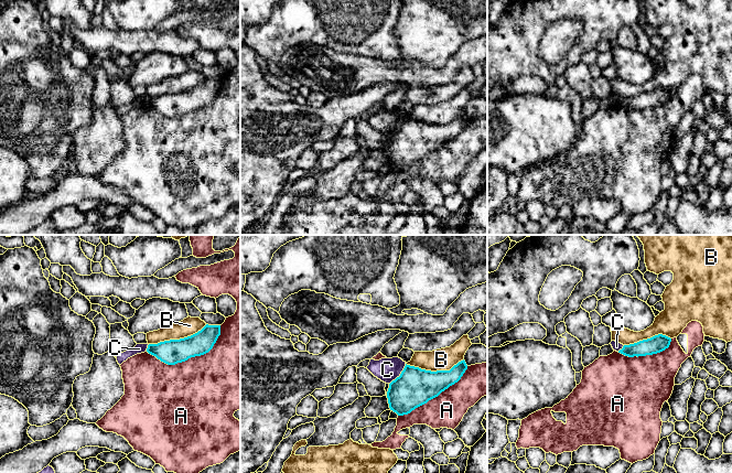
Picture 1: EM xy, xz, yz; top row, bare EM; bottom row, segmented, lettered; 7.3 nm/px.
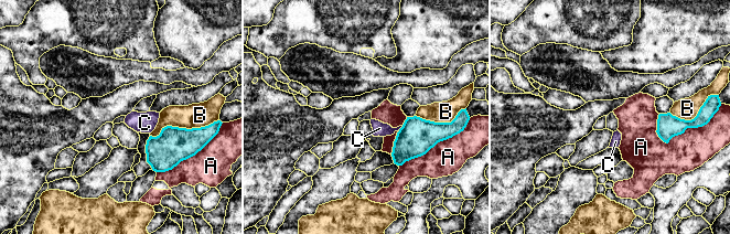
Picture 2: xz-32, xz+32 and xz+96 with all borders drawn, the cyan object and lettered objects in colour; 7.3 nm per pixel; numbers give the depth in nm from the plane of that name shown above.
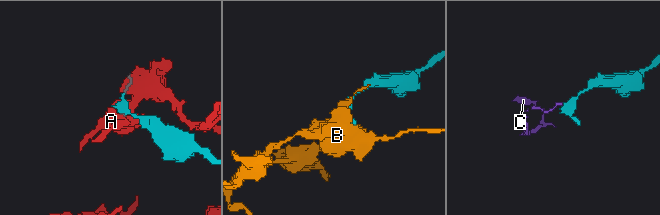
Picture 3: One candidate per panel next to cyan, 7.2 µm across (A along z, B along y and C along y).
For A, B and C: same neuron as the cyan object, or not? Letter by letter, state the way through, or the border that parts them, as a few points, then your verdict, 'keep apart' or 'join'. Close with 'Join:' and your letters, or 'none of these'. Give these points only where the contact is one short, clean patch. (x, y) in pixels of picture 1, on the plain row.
A: keep apart
B: keep apart
C: border along xz (406, 117), (401, 126), (389, 137); keep apart
Join: none of these

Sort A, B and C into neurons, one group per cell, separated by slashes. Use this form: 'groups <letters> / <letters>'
groups A / B / C

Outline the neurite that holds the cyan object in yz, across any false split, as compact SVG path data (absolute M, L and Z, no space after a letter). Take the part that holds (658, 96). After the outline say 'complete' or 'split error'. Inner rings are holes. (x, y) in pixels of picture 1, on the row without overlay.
M658 87L650 92L643 93L634 97L624 98L623 101L618 104L618 106L628 110L653 108L668 101L670 95L670 90L663 87Z; complete

